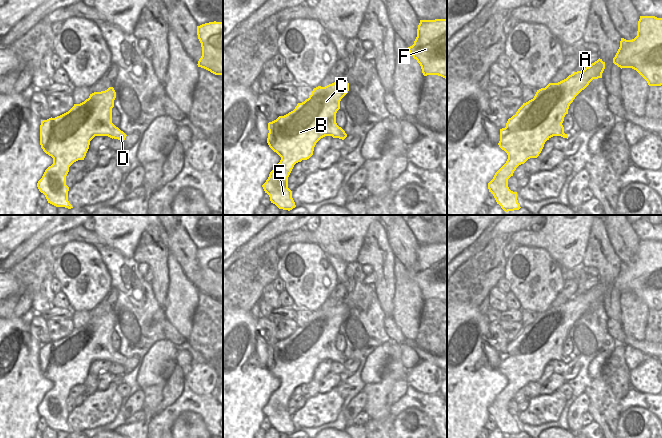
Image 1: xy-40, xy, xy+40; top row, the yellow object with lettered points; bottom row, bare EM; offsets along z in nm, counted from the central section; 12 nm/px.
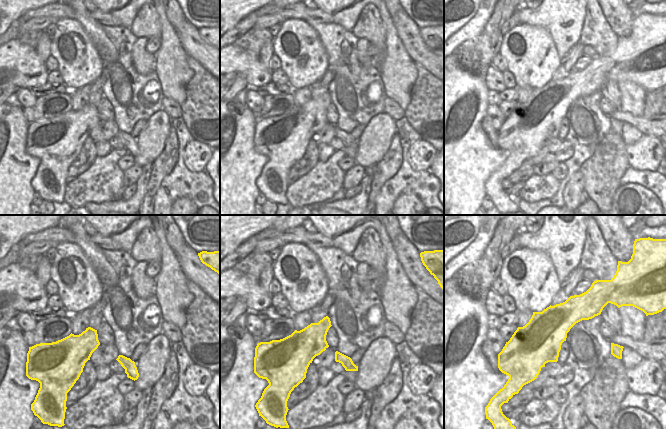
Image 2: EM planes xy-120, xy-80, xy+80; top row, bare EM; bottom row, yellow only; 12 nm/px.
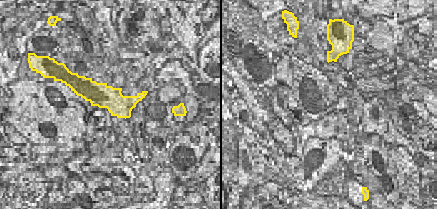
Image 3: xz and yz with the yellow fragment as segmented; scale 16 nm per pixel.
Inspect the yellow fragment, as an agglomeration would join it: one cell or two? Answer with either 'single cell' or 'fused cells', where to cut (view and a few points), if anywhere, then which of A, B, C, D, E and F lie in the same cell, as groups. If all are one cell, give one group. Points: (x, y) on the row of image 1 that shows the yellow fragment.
single cell | no cut | A B C D E F

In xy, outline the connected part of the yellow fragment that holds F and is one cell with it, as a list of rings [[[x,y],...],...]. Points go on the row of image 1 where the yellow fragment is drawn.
[[[447,19],[420,20],[417,37],[408,51],[420,64],[424,76],[438,75],[447,79]]]

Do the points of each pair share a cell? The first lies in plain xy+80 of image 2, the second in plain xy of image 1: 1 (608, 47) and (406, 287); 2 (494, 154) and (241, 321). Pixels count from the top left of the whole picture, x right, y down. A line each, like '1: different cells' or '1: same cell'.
1: different cells
2: same cell

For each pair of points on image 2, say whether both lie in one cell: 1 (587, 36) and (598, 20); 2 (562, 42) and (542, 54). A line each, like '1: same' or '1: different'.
1: same
2: different

